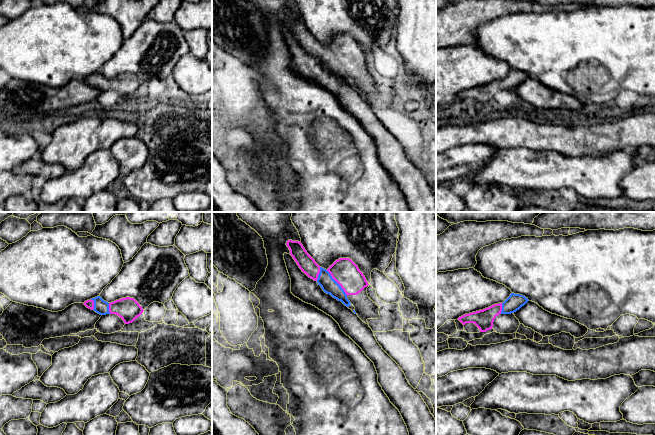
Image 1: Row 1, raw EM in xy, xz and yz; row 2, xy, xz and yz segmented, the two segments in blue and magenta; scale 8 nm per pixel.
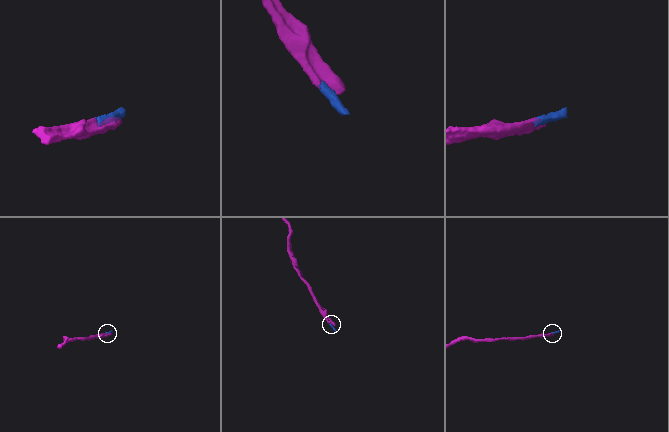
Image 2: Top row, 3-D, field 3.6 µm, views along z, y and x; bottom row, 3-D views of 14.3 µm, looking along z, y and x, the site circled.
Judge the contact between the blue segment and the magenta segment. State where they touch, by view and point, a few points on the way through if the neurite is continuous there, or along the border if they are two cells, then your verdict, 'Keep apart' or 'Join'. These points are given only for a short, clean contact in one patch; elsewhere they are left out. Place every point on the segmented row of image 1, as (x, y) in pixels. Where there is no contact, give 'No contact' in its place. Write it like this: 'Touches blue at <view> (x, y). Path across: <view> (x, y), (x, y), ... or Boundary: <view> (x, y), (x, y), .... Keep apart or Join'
Touches blue at xz (337, 283). Path across: xz (328, 284), (337, 283), (343, 277), (344, 271). Join

